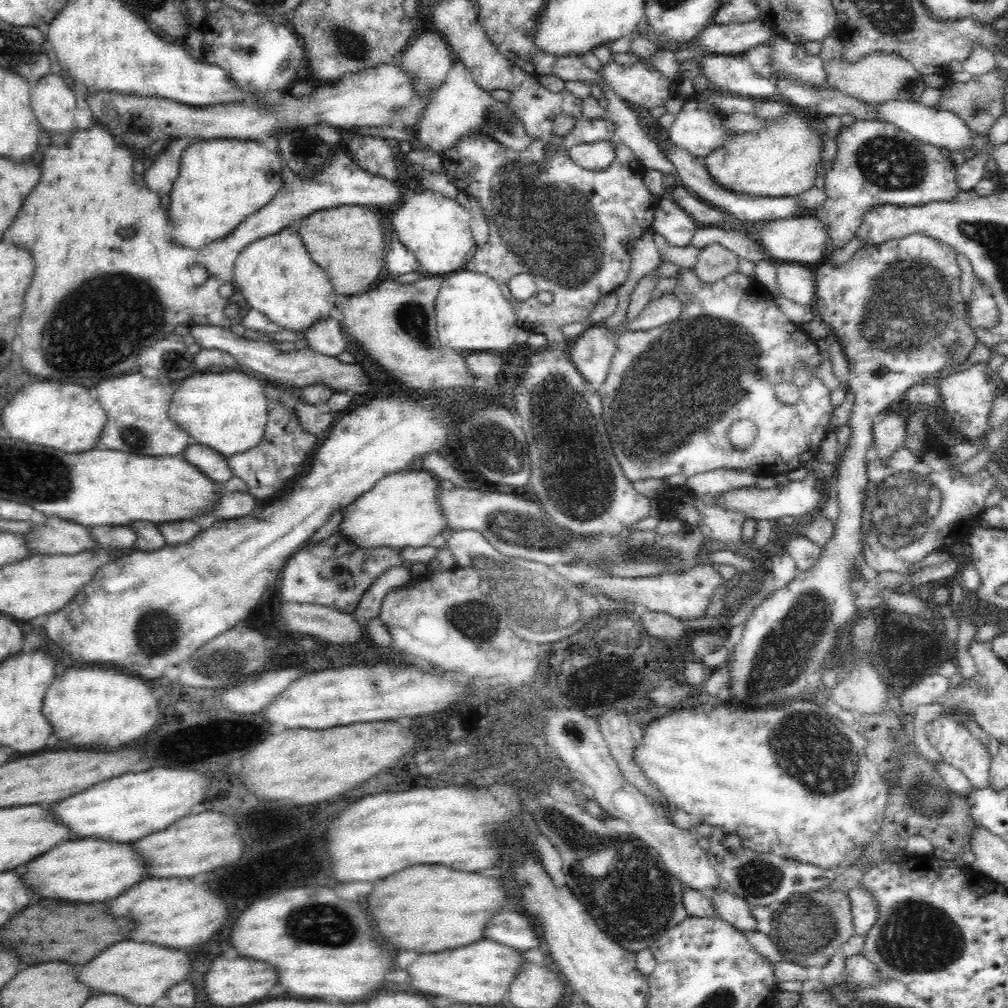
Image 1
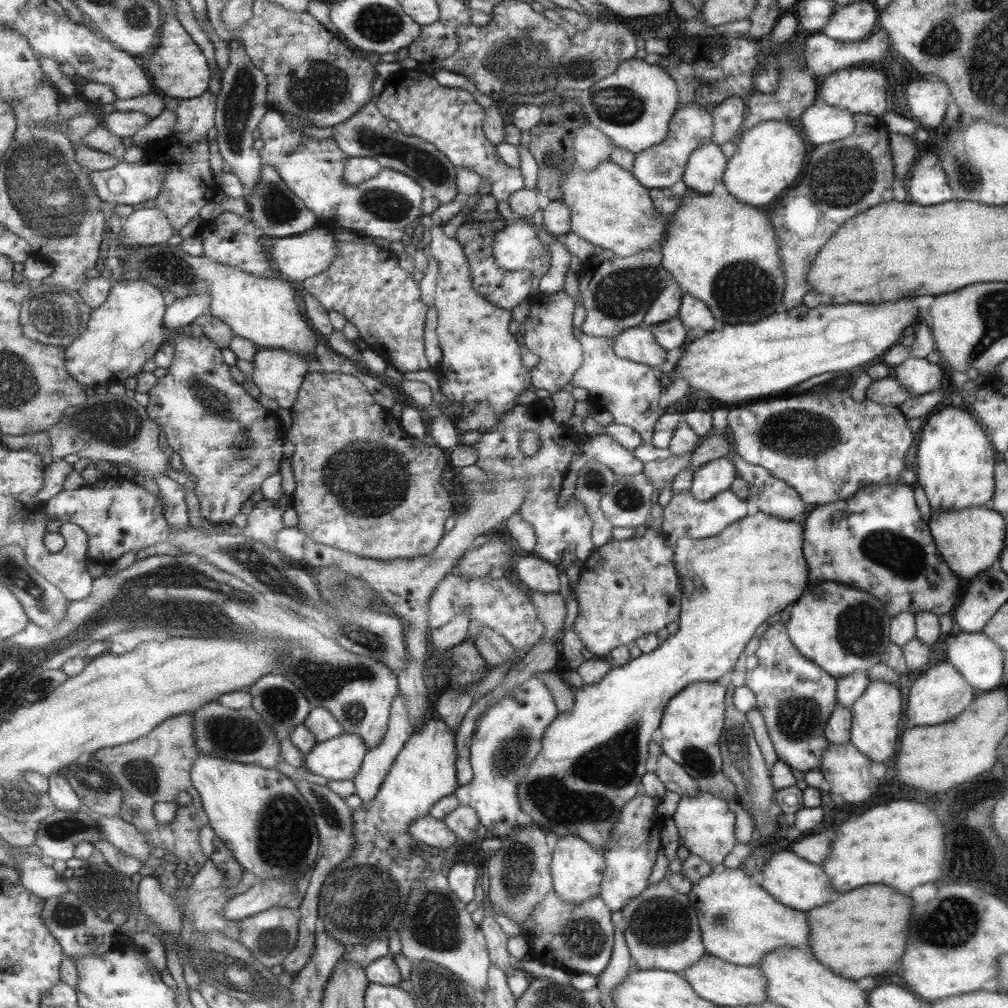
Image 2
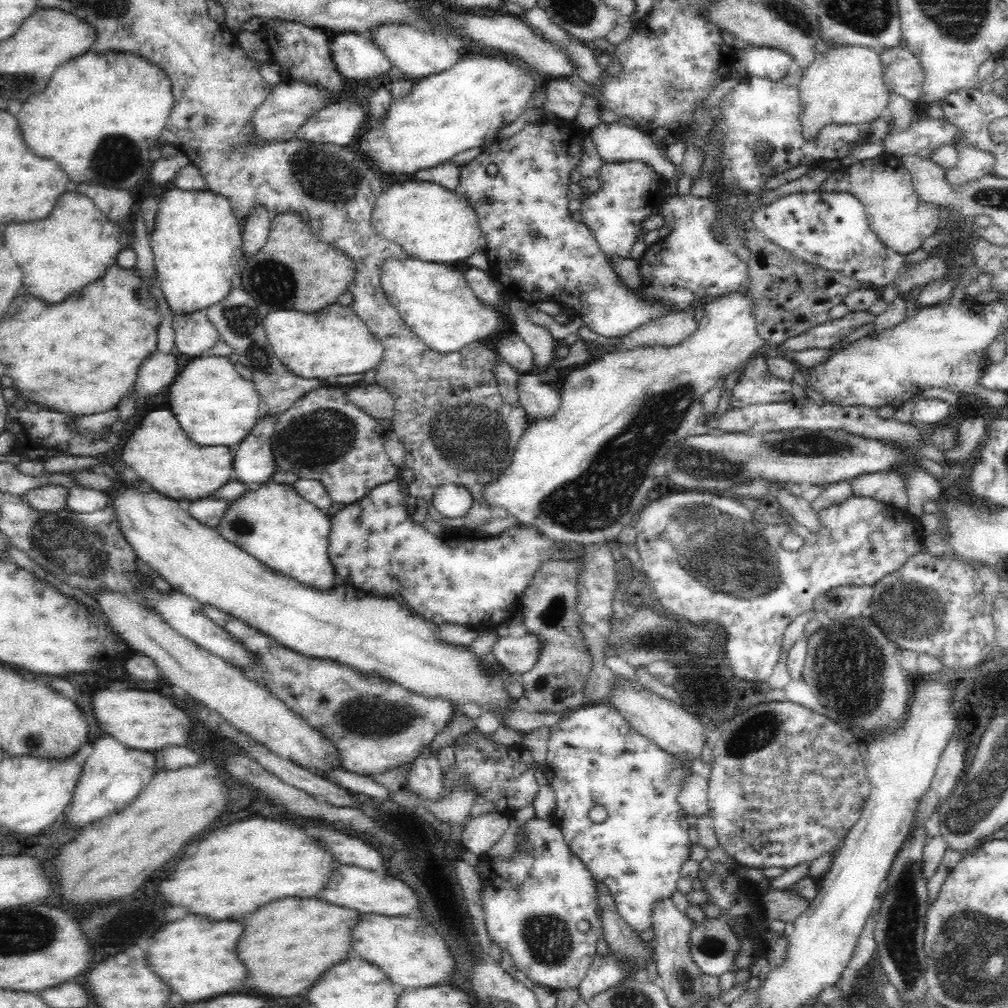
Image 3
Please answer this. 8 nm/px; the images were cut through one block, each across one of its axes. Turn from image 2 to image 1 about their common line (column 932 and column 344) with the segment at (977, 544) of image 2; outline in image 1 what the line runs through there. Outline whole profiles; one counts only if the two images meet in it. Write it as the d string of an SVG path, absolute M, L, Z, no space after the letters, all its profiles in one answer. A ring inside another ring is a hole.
M414 468L385 476L372 490L364 492L363 496L344 510L342 521L336 528L338 535L363 550L380 547L399 550L404 546L426 546L447 526L437 500L439 481L430 471Z

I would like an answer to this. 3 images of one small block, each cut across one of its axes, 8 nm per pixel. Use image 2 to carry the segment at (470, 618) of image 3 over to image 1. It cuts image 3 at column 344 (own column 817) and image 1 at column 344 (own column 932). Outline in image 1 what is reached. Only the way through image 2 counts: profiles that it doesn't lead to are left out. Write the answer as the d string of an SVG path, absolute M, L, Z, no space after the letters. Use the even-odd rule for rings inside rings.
M338 532L322 542L308 542L281 568L280 592L288 602L319 604L343 613L352 613L366 589L390 566L407 564L402 560L399 550L392 547L358 548Z

